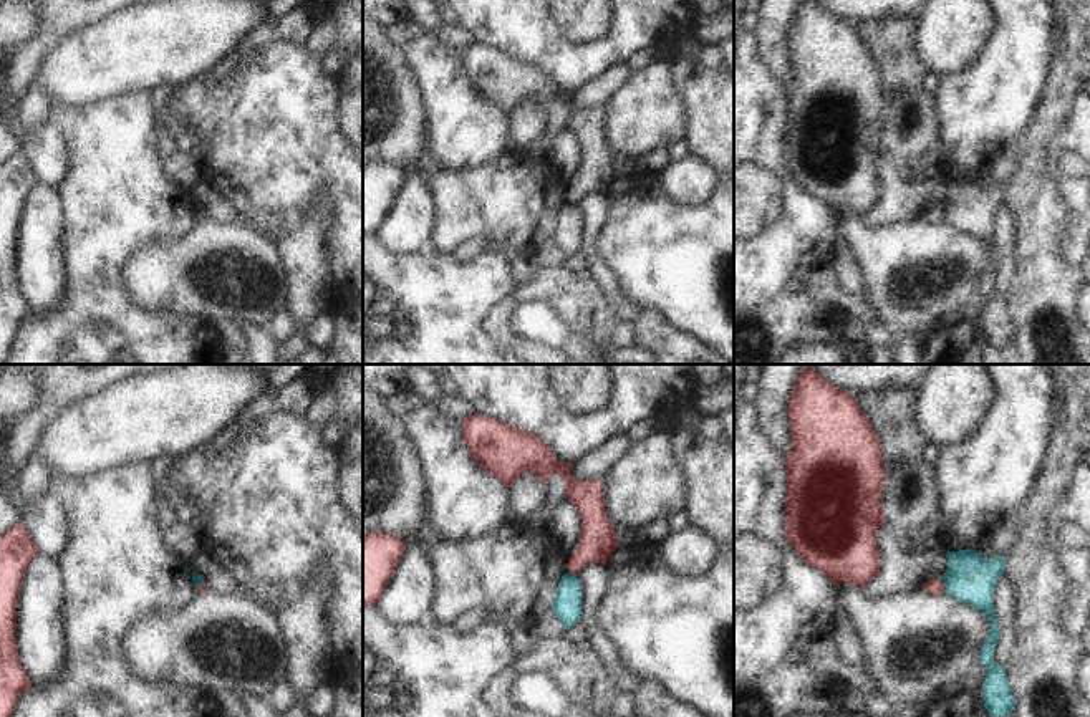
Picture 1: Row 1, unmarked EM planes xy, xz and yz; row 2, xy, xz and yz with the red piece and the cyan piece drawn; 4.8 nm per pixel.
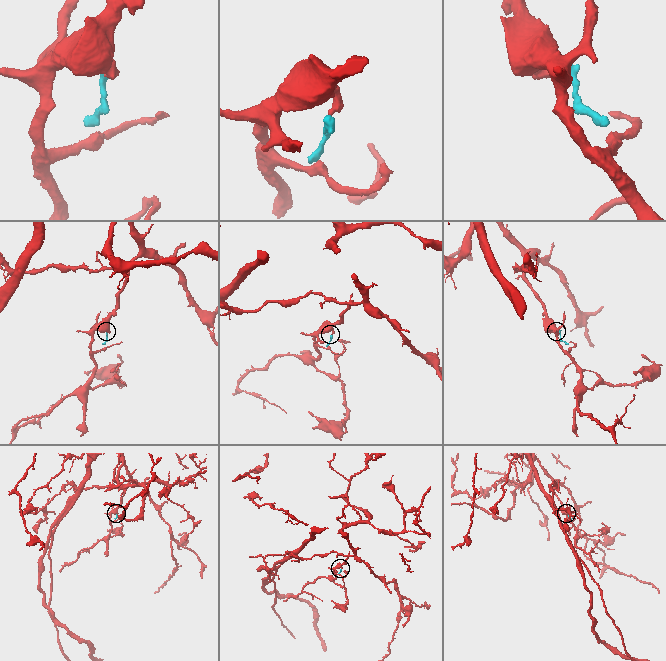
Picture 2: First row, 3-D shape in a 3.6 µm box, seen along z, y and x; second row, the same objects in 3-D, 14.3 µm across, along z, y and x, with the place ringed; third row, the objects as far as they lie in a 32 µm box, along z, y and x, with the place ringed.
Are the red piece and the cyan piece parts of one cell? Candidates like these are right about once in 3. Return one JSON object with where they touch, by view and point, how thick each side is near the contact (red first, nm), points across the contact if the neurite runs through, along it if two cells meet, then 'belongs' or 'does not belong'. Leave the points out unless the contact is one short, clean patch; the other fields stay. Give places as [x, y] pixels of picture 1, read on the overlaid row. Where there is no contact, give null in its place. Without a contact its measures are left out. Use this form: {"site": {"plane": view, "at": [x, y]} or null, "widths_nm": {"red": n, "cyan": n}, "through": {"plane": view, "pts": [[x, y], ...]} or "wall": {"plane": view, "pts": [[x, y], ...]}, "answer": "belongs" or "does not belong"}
{"site": {"plane": "yz", "at": [943, 585]}, "widths_nm": {"red": 80, "cyan": 240}, "wall": {"plane": "yz", "pts": [[941, 578], [945, 590]]}, "answer": "does not belong"}

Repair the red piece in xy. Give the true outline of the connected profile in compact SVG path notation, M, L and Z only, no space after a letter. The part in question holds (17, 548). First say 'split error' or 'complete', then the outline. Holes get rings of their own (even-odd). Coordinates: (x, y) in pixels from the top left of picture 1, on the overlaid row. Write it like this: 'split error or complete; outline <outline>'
complete; outline M22 518L0 535L0 717L12 717L31 681L15 644L17 604L28 563L38 555Z

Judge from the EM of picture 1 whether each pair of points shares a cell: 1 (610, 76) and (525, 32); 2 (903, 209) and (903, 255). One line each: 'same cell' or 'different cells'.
1: different cells
2: different cells

